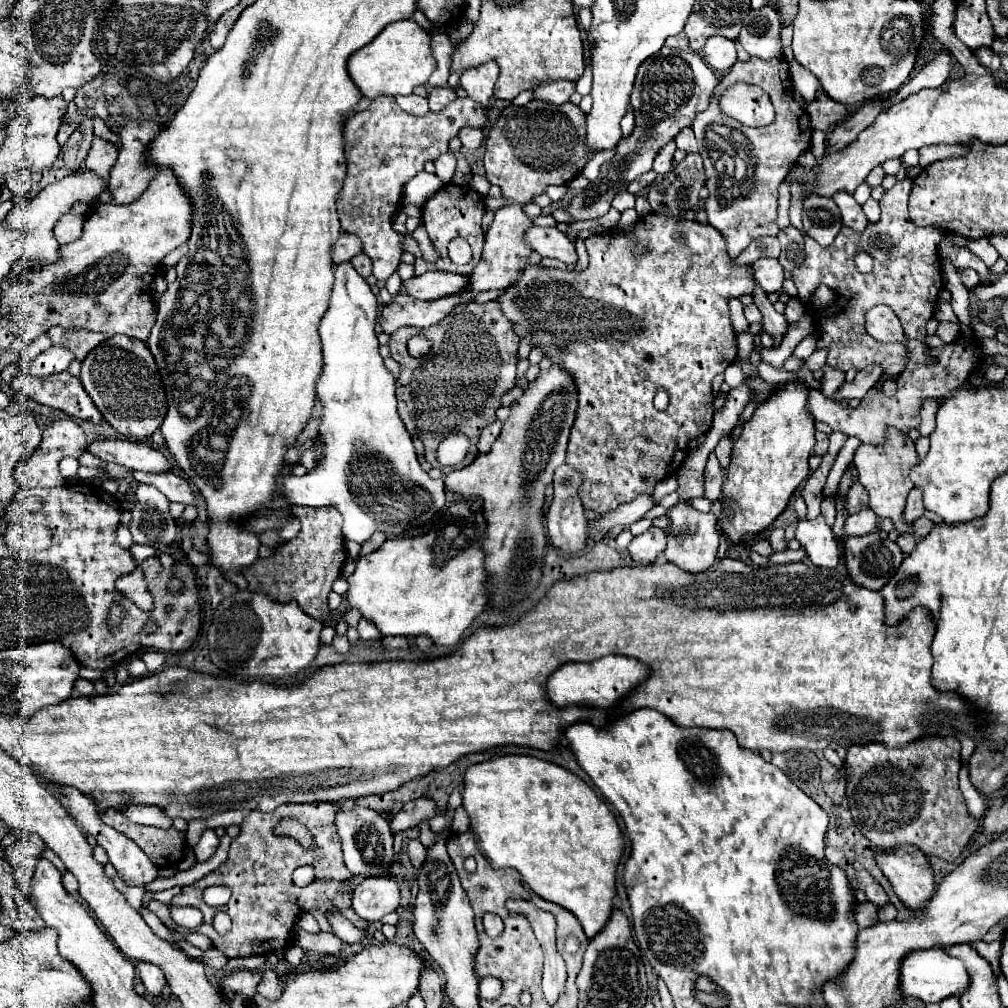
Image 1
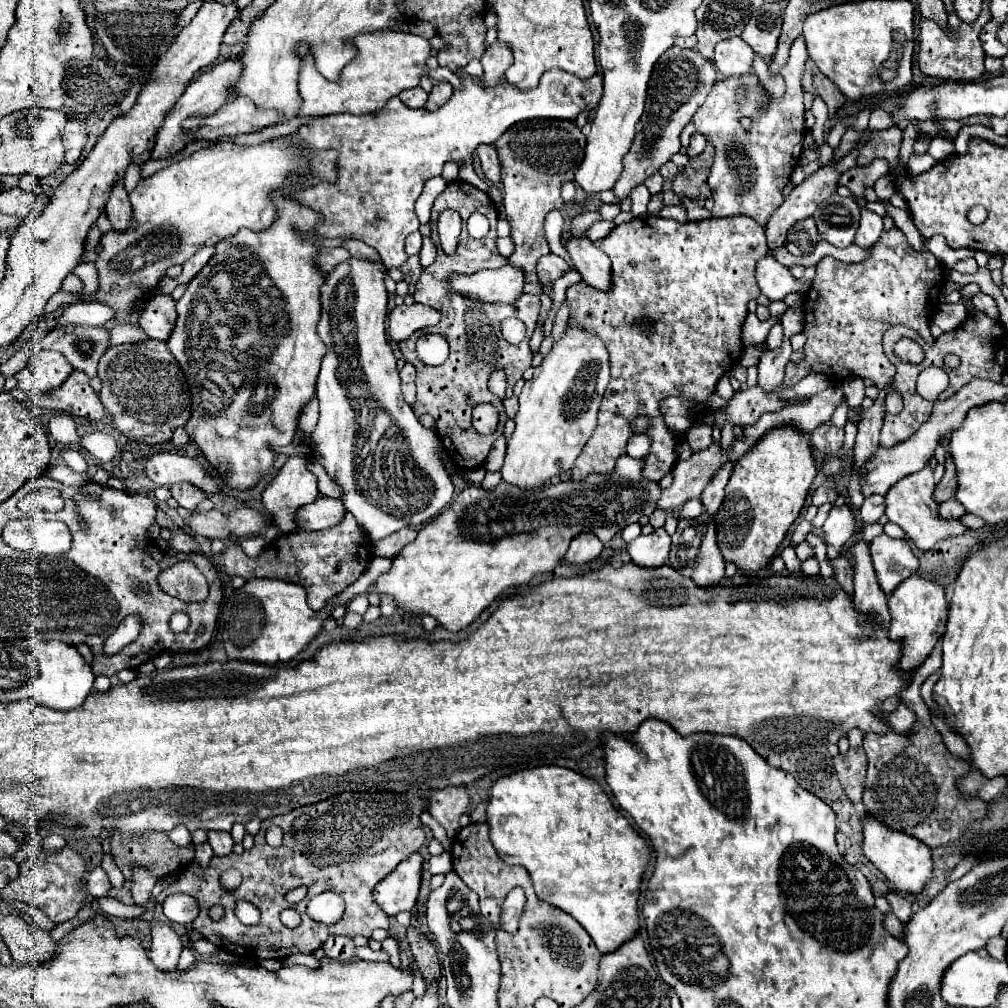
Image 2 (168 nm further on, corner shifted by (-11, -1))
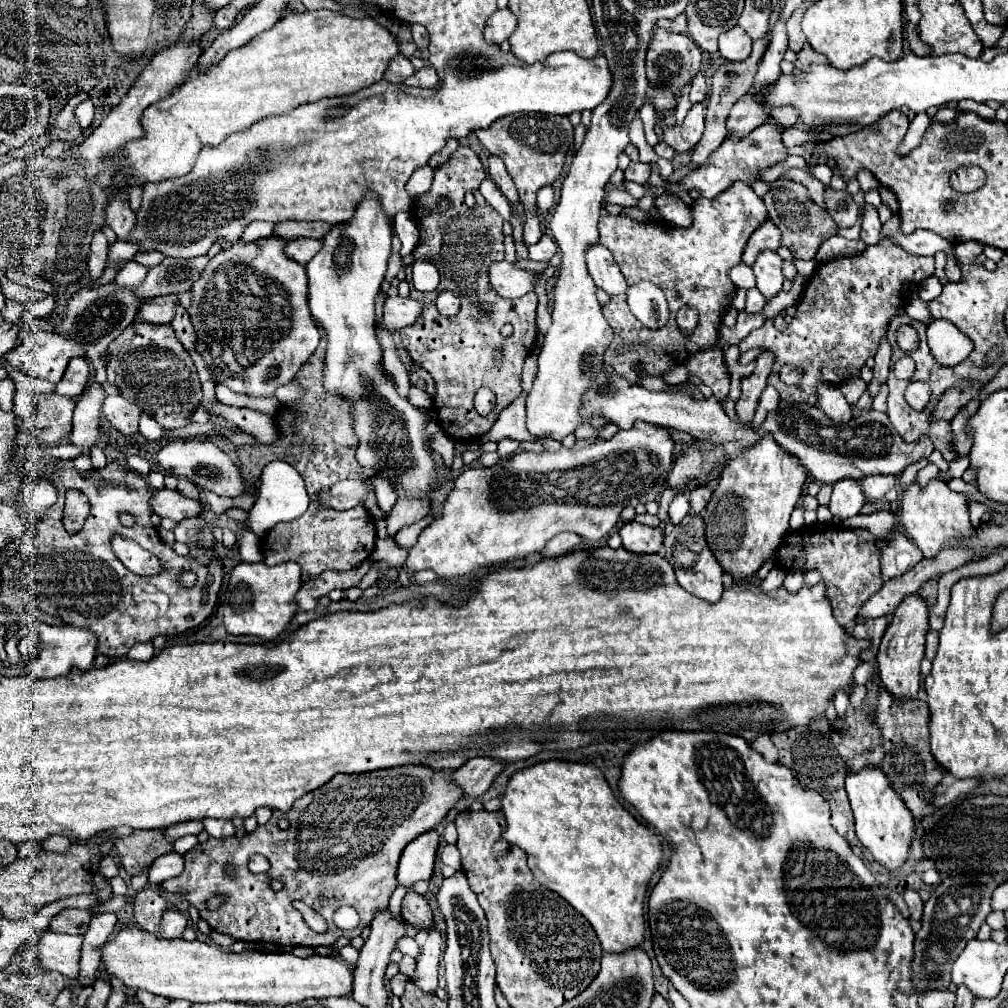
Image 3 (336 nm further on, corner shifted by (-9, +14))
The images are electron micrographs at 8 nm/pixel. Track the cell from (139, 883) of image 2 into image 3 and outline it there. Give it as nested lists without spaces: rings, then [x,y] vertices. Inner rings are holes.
[[[143,888],[141,892],[137,892],[137,896],[133,898],[133,914],[135,914],[135,922],[147,930],[147,932],[157,932],[159,928],[159,916],[167,910],[167,902],[165,898],[153,890],[153,888]]]

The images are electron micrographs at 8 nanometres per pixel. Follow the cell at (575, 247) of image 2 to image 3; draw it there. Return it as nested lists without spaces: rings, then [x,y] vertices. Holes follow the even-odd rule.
[[[591,244],[585,250],[585,256],[587,256],[589,274],[597,288],[603,288],[609,296],[623,294],[627,290],[627,282],[619,266],[615,264],[611,252],[603,244]]]

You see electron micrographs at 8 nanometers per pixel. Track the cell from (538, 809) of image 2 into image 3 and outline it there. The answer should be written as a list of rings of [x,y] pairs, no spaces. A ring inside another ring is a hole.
[[[547,760],[547,762],[537,762],[529,768],[523,768],[519,772],[515,772],[509,782],[507,788],[501,796],[501,810],[505,814],[507,826],[503,830],[503,840],[507,840],[509,844],[515,844],[519,848],[523,848],[529,856],[529,868],[533,872],[533,876],[537,878],[539,884],[543,884],[545,888],[557,892],[561,898],[565,898],[577,912],[581,912],[587,922],[593,926],[593,930],[597,932],[597,938],[603,946],[605,952],[619,952],[619,950],[627,950],[631,946],[639,946],[643,942],[643,932],[645,932],[645,920],[643,920],[643,900],[645,900],[645,890],[647,884],[653,876],[653,872],[657,870],[657,866],[663,860],[663,852],[661,852],[661,842],[655,836],[653,830],[649,830],[647,826],[639,824],[623,806],[621,802],[613,796],[603,772],[595,766],[595,764],[577,764],[577,762],[565,762],[565,760]]]

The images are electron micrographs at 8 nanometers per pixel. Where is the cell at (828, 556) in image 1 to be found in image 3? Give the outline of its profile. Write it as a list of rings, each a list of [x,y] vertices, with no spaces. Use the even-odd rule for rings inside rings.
[[[839,480],[837,484],[833,484],[829,510],[833,516],[837,516],[841,522],[845,522],[847,518],[859,514],[859,510],[863,508],[865,502],[867,500],[865,500],[857,480]]]

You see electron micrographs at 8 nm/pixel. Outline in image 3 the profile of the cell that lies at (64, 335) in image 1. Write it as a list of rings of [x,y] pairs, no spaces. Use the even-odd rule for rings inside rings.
[[[161,296],[161,298],[149,298],[143,300],[137,308],[137,320],[151,322],[151,324],[169,324],[173,318],[173,306],[177,302],[177,296]]]

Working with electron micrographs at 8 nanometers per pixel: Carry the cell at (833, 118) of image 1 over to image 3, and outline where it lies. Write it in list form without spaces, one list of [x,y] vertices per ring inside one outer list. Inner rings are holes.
[[[805,44],[797,56],[799,56],[799,60],[795,62],[797,68],[807,68],[811,64],[829,64],[829,60],[823,54],[817,54],[809,44]]]

